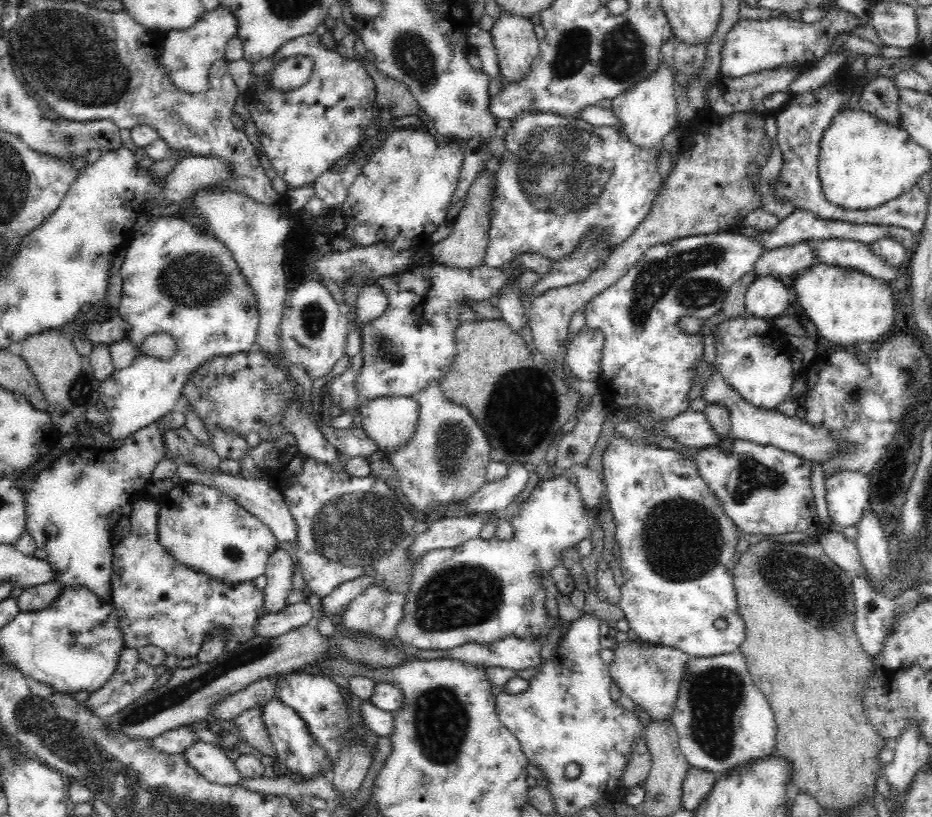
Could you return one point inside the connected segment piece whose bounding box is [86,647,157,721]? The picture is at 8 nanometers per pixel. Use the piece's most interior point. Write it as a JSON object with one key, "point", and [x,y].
{"point":[133,677]}

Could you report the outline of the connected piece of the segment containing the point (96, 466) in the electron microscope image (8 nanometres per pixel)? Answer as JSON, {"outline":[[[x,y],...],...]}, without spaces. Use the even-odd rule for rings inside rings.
{"outline":[[[180,408],[169,412],[166,416],[163,416],[157,423],[149,424],[140,430],[137,430],[134,434],[127,436],[124,439],[124,444],[122,444],[122,439],[118,439],[118,444],[110,442],[106,438],[106,446],[99,444],[96,447],[82,447],[79,445],[74,445],[70,450],[66,451],[59,456],[58,459],[54,460],[48,467],[41,470],[33,479],[24,482],[22,486],[22,494],[25,497],[25,516],[26,525],[25,532],[35,541],[36,547],[38,549],[43,549],[48,554],[47,562],[50,567],[55,571],[57,576],[55,577],[55,584],[60,584],[61,586],[84,586],[95,592],[98,596],[104,599],[110,599],[110,588],[111,588],[111,575],[113,574],[113,557],[111,539],[113,531],[116,529],[119,519],[123,515],[130,515],[134,504],[138,503],[141,499],[148,497],[147,487],[152,482],[151,474],[154,467],[162,461],[162,450],[166,447],[164,441],[162,441],[162,430],[164,428],[178,428],[178,426],[185,426],[185,416],[183,415]]]}

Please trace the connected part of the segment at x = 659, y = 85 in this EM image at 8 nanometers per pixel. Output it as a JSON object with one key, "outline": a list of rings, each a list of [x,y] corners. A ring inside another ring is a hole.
{"outline":[[[662,60],[660,68],[652,72],[648,80],[640,81],[640,84],[612,100],[611,110],[619,122],[615,128],[622,131],[634,147],[663,144],[663,138],[676,126],[676,82],[673,80],[674,73],[670,70],[671,67]]]}

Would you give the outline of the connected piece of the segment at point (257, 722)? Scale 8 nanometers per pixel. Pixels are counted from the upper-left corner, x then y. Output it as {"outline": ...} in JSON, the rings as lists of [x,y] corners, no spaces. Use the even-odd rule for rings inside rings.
{"outline":[[[255,706],[241,712],[234,722],[237,724],[243,740],[252,748],[256,748],[258,752],[266,754],[268,757],[276,756],[261,714],[262,707]]]}

